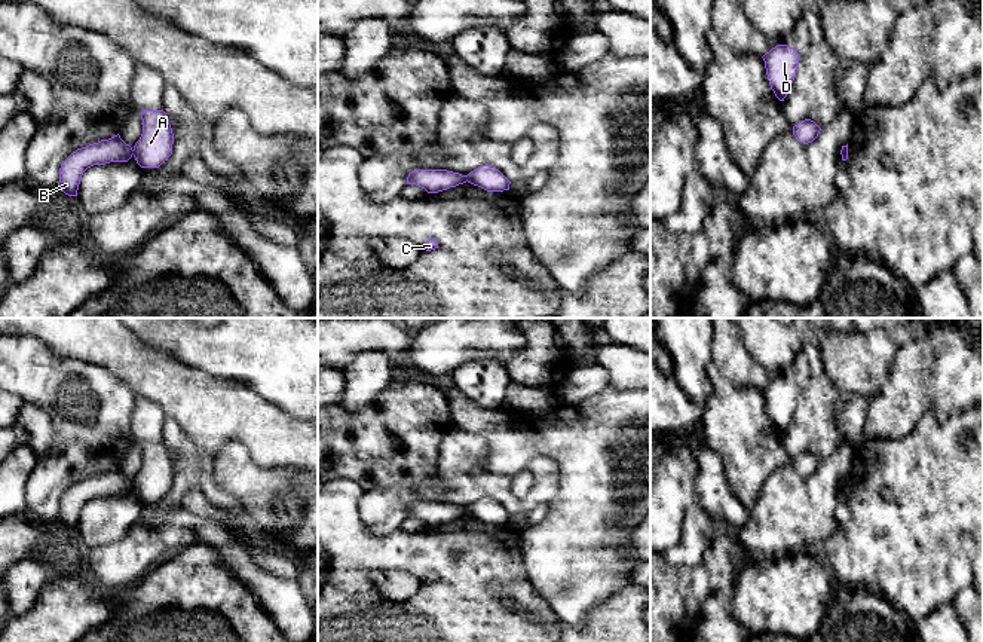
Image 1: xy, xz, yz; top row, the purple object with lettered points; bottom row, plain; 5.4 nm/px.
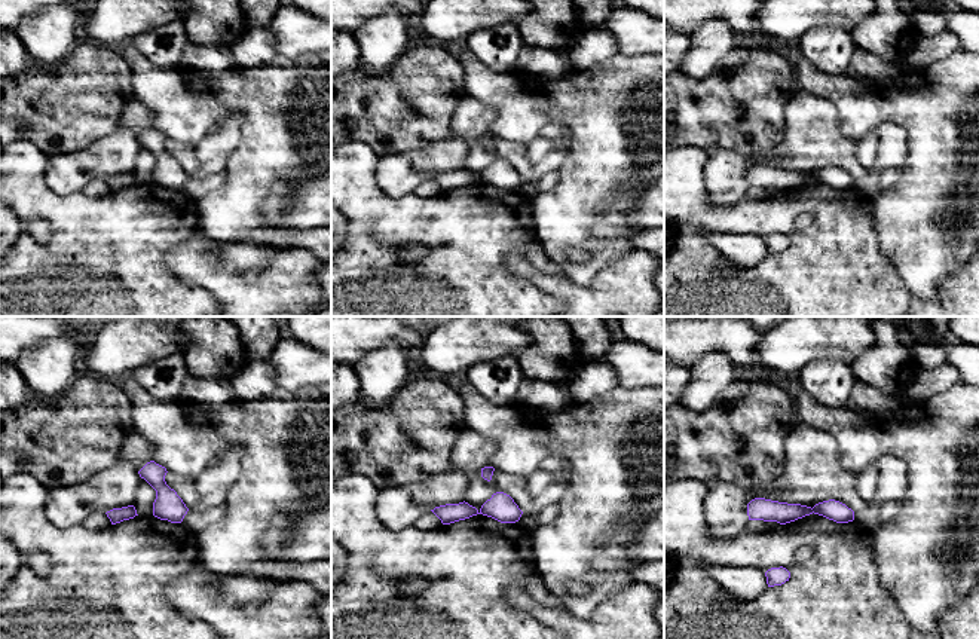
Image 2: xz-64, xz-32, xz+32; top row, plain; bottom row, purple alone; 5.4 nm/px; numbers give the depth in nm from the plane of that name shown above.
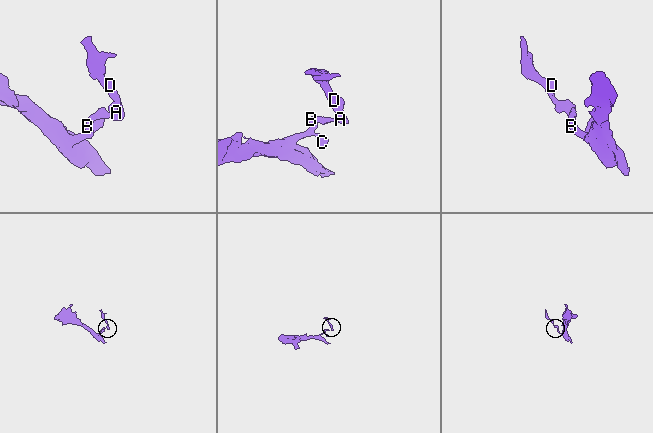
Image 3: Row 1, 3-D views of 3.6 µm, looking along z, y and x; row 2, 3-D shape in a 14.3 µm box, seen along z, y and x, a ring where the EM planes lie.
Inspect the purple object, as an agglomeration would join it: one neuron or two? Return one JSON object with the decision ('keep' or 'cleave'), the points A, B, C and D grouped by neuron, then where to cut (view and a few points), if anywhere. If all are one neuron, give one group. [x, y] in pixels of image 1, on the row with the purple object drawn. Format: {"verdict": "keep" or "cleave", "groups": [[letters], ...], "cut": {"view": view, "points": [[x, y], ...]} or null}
{"verdict": "cleave", "groups": [["A", "D"], ["B", "C"]], "cut": {"view": "xz", "points": [[465, 176], [466, 180]]}}

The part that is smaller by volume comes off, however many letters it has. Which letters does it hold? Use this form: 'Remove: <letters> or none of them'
Remove: A, D

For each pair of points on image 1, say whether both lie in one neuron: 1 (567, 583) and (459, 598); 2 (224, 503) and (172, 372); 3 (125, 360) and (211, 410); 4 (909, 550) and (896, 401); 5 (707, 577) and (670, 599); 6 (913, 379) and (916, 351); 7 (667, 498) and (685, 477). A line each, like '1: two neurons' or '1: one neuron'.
1: two neurons
2: one neuron
3: one neuron
4: two neurons
5: one neuron
6: one neuron
7: one neuron

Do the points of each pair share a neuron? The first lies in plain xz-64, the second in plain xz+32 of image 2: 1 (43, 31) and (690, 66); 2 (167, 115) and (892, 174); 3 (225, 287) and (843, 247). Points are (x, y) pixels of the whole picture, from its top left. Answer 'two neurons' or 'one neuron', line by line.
1: one neuron
2: two neurons
3: two neurons

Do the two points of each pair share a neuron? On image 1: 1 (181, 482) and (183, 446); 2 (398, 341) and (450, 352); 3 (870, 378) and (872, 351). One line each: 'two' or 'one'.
1: one
2: two
3: one

